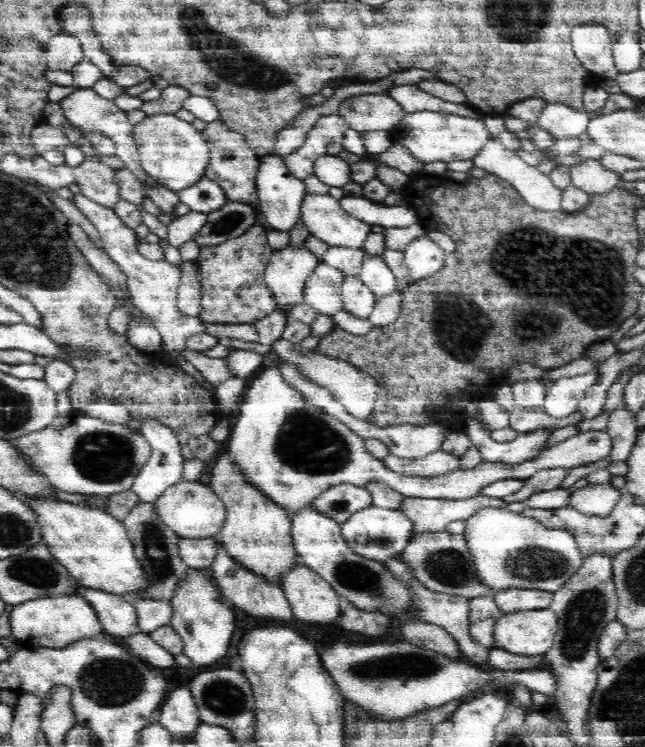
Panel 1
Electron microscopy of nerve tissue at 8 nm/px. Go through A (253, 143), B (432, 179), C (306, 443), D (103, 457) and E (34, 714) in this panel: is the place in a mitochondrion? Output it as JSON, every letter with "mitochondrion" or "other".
{"A":"other","B":"other","C":"mitochondrion","D":"mitochondrion","E":"other"}

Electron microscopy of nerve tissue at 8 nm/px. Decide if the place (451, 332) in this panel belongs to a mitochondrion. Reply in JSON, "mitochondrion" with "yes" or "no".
{"mitochondrion":"yes"}

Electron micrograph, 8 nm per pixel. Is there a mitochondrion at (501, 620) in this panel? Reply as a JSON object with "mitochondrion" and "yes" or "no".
{"mitochondrion":"no"}

